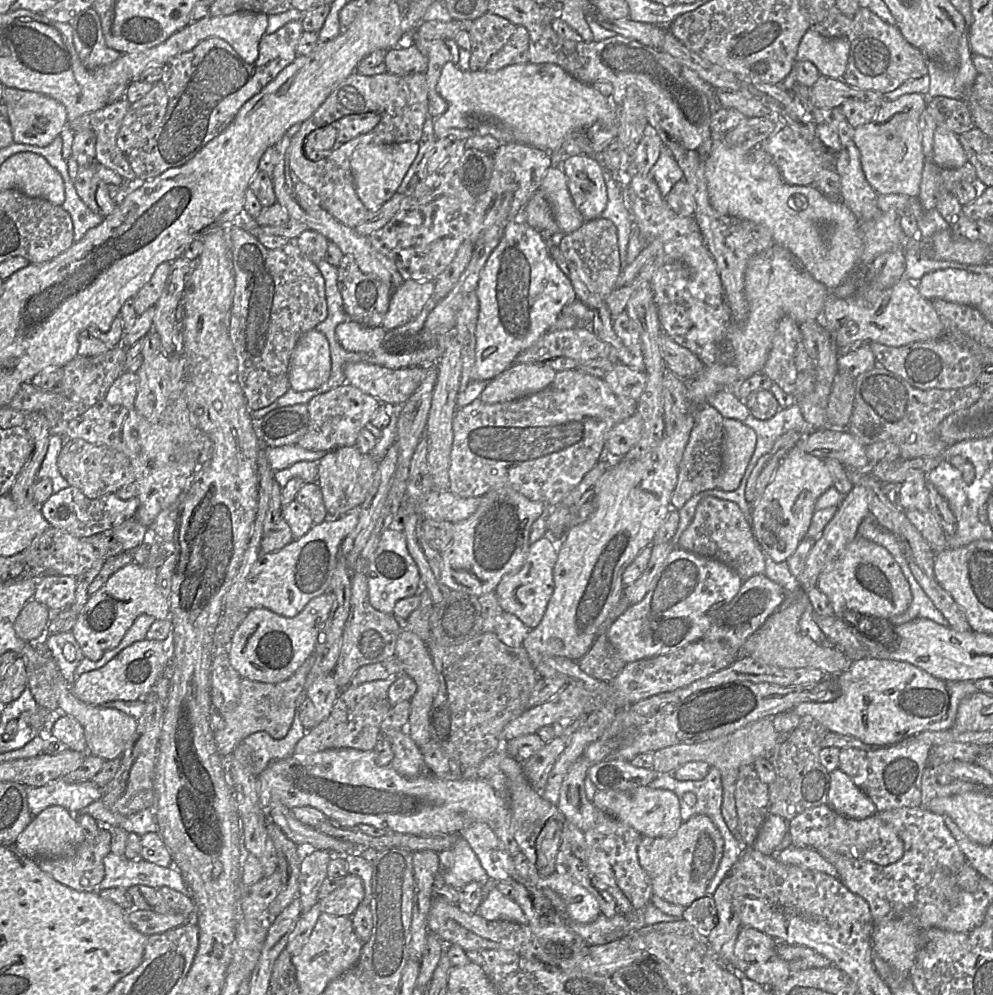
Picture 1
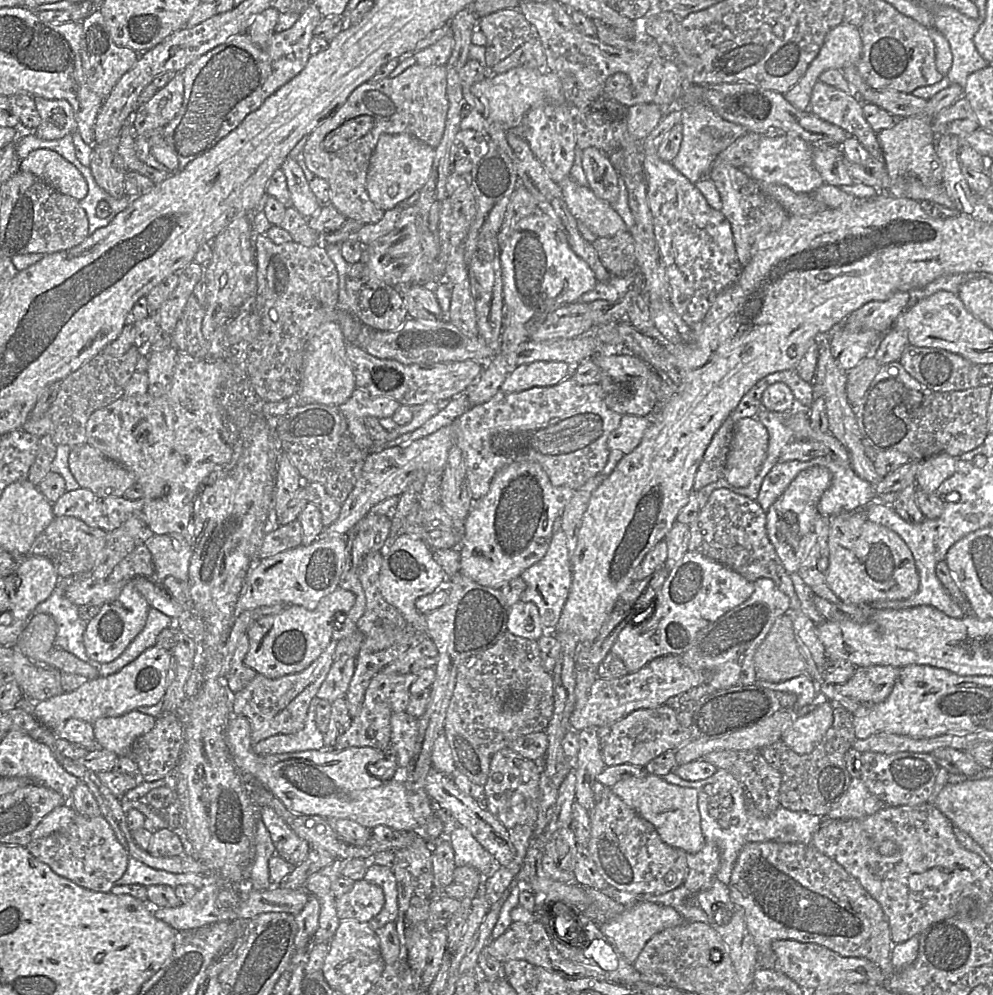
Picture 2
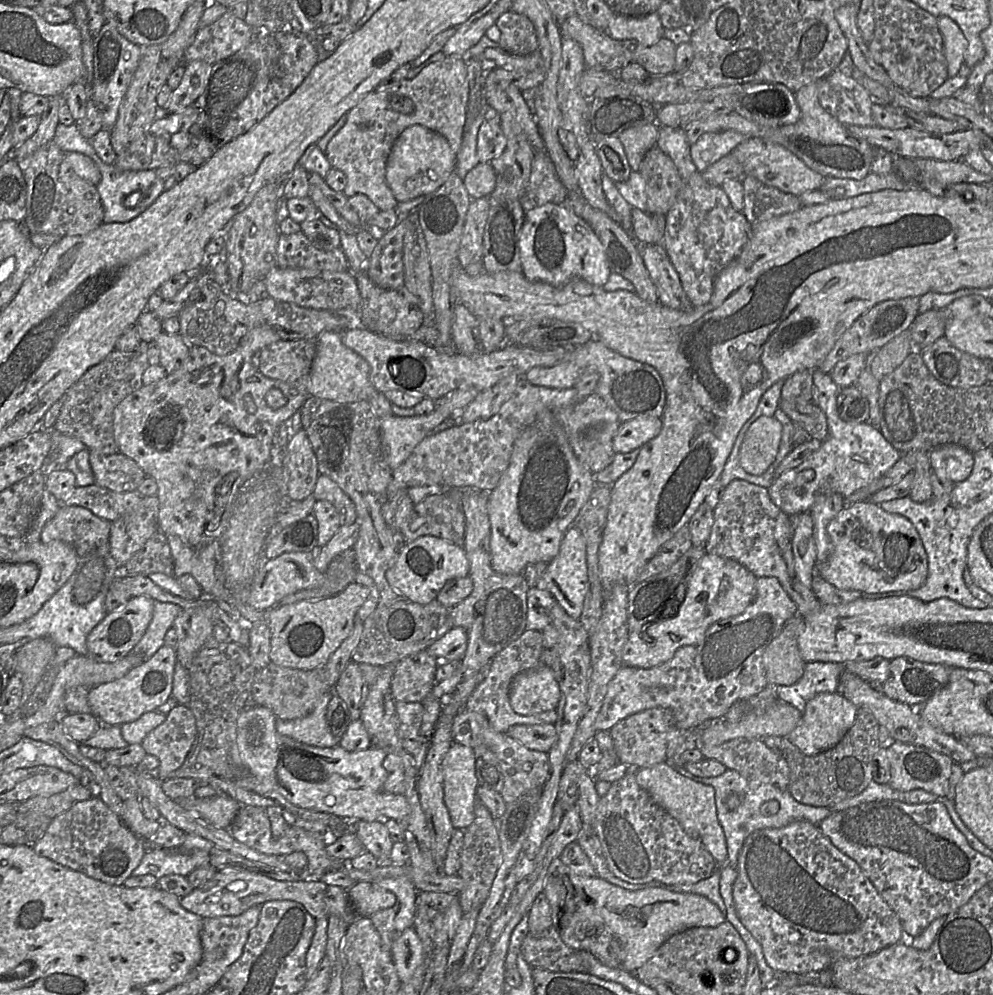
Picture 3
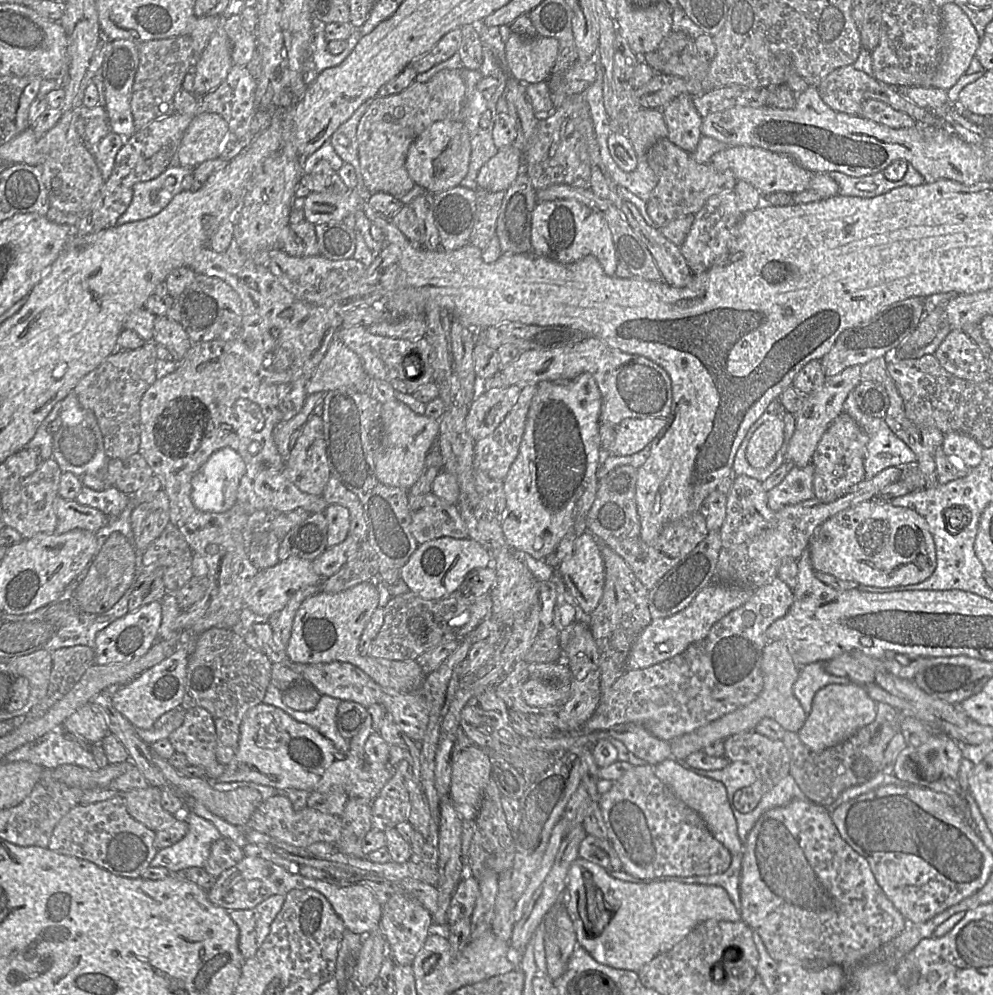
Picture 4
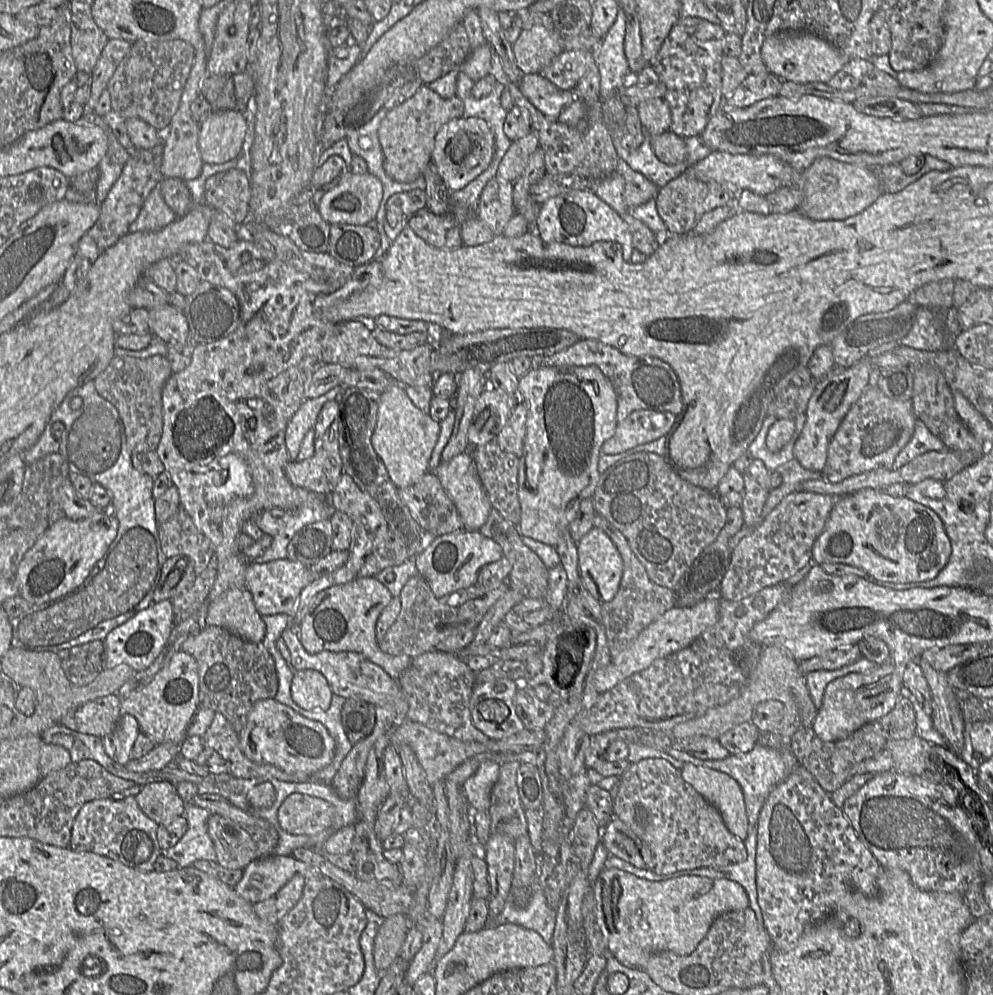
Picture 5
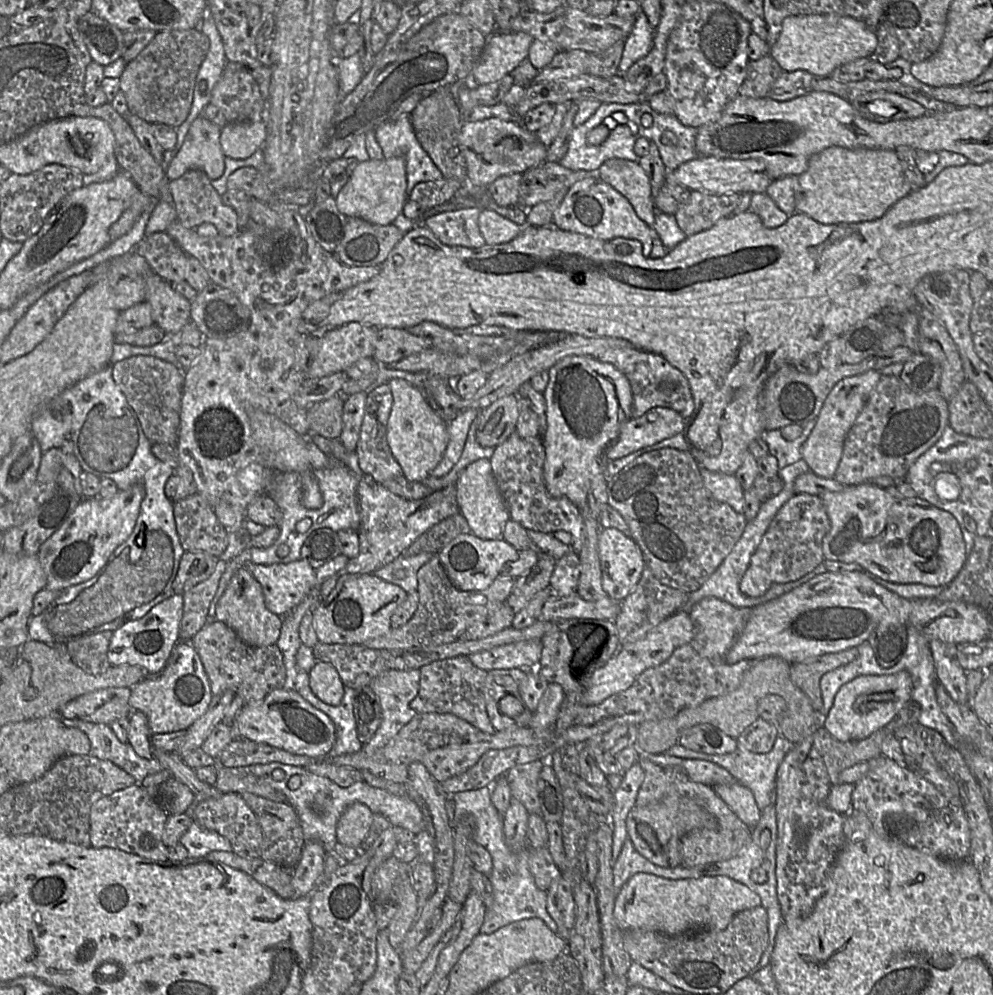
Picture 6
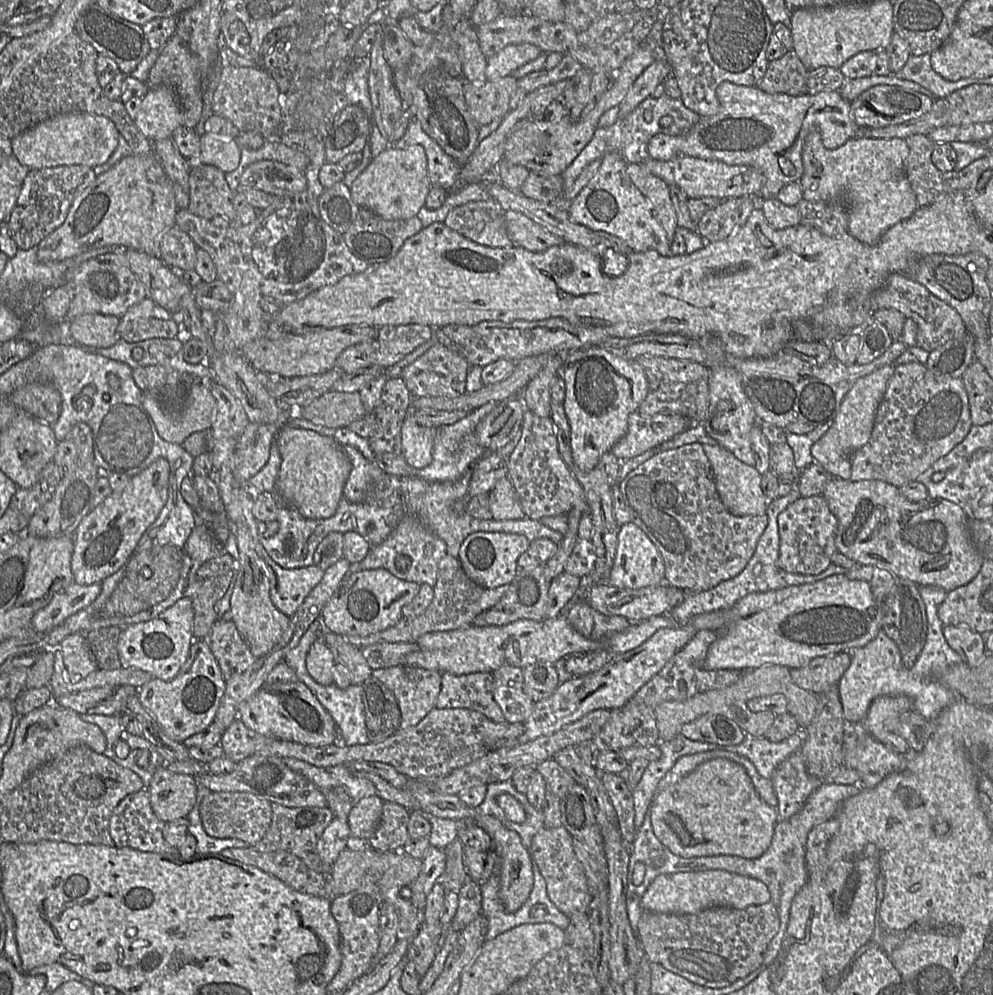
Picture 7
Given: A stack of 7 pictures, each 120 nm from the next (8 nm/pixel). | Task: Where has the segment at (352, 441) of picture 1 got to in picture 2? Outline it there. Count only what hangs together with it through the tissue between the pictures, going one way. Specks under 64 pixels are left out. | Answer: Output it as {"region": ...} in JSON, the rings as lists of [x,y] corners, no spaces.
{"region":[[[354,389],[351,396],[338,407],[347,419],[348,433],[360,447],[371,448],[374,442],[362,427],[363,418],[374,416],[379,419],[392,416],[402,405],[390,398],[372,395]]]}

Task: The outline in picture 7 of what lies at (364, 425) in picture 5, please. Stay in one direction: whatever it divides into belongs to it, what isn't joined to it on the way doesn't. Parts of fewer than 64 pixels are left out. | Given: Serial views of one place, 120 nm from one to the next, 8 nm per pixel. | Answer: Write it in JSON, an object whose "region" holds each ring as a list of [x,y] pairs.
{"region":[[[401,377],[388,379],[372,411],[376,428],[367,439],[375,455],[402,454],[401,427],[413,401]]]}

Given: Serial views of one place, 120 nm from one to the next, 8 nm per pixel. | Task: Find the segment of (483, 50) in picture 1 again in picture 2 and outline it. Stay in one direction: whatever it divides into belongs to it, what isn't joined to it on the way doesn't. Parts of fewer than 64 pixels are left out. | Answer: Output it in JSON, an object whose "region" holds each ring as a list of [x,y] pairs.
{"region":[[[518,9],[500,10],[480,18],[476,29],[486,37],[484,66],[492,69],[527,42],[535,31]]]}

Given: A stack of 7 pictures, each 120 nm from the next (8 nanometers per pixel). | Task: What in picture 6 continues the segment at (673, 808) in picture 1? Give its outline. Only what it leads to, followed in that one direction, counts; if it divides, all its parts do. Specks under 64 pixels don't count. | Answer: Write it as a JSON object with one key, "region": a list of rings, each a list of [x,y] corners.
{"region":[[[738,782],[715,784],[712,788],[746,826],[753,829],[758,824],[762,811],[749,788]]]}

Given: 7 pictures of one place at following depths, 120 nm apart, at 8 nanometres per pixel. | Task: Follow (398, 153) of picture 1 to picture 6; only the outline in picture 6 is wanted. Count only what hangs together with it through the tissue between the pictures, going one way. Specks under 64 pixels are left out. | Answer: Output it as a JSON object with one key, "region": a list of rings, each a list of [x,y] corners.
{"region":[[[464,121],[457,136],[457,144],[465,162],[468,189],[490,186],[501,176],[523,174],[544,164],[547,156],[547,147],[538,139],[536,132],[527,130],[521,122]]]}

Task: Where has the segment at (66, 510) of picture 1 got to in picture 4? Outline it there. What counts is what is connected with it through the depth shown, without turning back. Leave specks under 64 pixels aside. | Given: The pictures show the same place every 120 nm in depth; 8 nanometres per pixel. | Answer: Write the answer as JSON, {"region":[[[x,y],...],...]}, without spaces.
{"region":[[[83,486],[75,501],[96,508],[109,517],[118,516],[132,501],[134,496],[121,492],[114,486],[94,490]]]}

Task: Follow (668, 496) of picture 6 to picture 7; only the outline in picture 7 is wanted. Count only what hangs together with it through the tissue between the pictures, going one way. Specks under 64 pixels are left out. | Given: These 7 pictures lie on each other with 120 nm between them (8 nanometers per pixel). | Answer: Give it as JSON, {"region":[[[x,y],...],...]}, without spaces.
{"region":[[[702,445],[661,451],[620,480],[634,522],[653,542],[665,565],[665,584],[685,592],[709,590],[741,573],[768,524],[766,514],[734,516],[722,504]]]}

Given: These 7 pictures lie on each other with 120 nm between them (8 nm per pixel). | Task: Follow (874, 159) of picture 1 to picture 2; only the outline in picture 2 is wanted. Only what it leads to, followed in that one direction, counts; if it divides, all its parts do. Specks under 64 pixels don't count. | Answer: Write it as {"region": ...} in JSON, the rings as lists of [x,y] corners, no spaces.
{"region":[[[950,85],[928,99],[922,113],[909,117],[896,117],[893,126],[877,132],[882,158],[892,180],[915,177],[928,186],[941,183],[943,166],[934,147],[935,133],[931,124],[941,110],[951,106],[961,97],[963,97],[963,87]]]}

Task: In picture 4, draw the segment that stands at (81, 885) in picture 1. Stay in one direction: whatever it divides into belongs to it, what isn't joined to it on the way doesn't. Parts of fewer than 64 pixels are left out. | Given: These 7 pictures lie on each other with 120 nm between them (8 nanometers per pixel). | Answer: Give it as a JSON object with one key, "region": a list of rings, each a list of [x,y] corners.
{"region":[[[122,797],[77,805],[69,810],[55,826],[48,849],[57,853],[88,860],[114,875],[125,878],[137,878],[148,868],[158,849],[154,845],[156,832],[136,821],[127,811]]]}

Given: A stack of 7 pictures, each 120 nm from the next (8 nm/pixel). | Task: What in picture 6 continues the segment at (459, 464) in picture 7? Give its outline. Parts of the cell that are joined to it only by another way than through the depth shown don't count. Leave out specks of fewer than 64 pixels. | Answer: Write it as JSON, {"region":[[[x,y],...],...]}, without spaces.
{"region":[[[468,409],[459,412],[449,421],[446,427],[449,441],[443,456],[435,468],[429,473],[433,477],[442,477],[459,461],[472,422],[478,417],[481,409]]]}

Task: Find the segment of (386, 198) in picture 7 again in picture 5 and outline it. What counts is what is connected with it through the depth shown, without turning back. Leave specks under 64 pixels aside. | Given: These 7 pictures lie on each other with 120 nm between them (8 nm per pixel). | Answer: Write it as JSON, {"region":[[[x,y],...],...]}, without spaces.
{"region":[[[348,170],[339,184],[325,192],[317,205],[321,217],[329,224],[351,224],[370,226],[376,218],[383,198],[382,182],[366,172],[354,174]]]}

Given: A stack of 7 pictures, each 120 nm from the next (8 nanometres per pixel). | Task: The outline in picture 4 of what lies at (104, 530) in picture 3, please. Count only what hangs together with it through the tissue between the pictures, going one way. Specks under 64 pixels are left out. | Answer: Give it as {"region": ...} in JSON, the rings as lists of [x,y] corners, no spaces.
{"region":[[[57,496],[55,500],[57,525],[55,533],[63,534],[75,529],[98,532],[110,520],[102,511],[82,505],[75,500],[67,500]]]}

